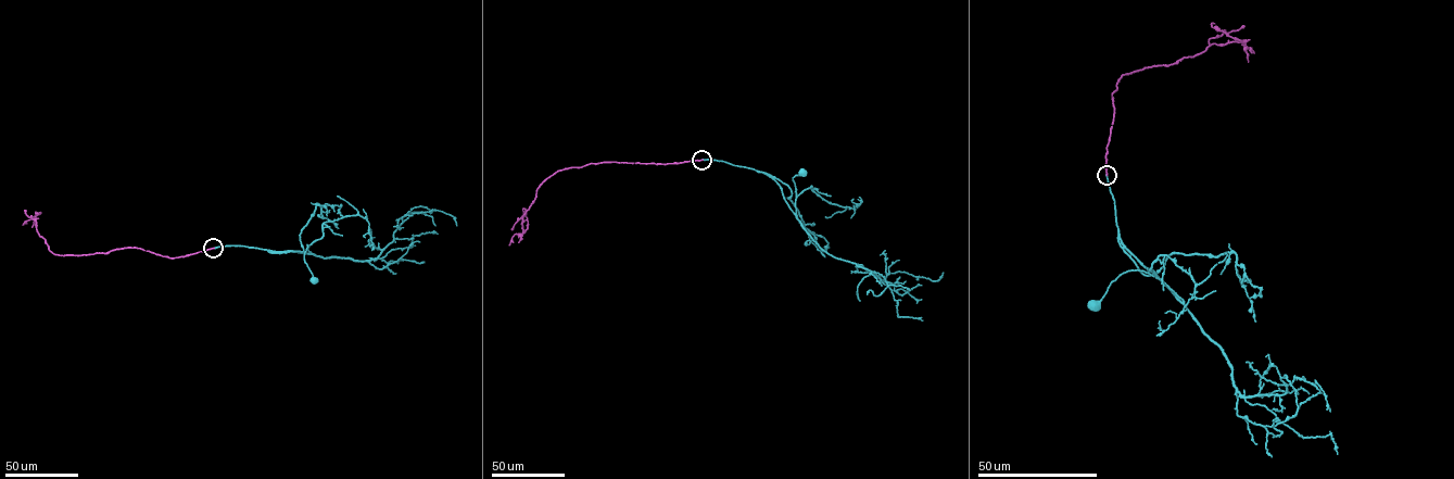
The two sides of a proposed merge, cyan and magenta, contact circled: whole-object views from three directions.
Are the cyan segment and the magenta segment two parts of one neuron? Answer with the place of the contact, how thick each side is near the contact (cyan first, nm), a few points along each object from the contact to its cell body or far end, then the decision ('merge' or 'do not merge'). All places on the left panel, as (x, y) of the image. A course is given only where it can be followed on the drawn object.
(213, 248) | 200/280 nm | cyan via (213, 248), (238, 246), (310, 253), (307, 247), (304, 260), (314, 279) | magenta via (213, 248), (174, 257), (136, 247), (59, 255), (49, 250), (39, 235), (35, 216), (40, 213), (35, 212) | do not merge

